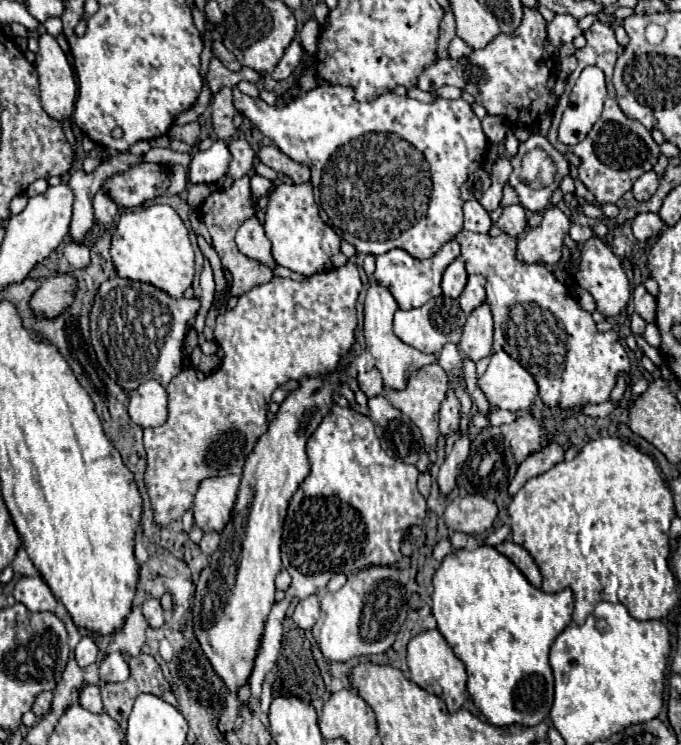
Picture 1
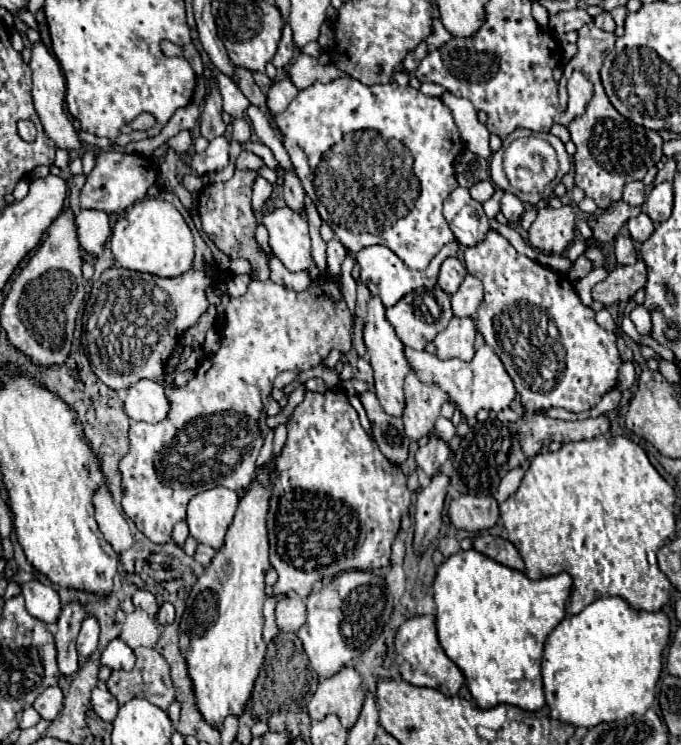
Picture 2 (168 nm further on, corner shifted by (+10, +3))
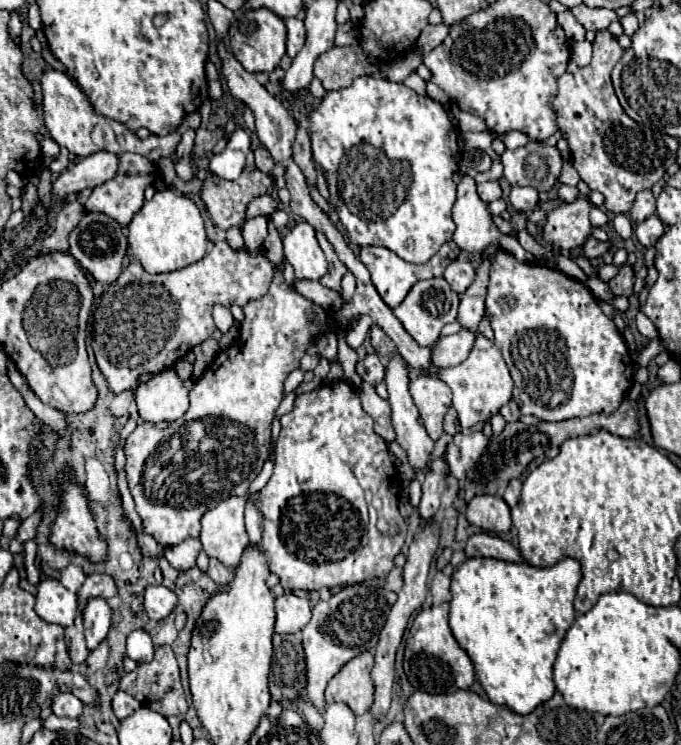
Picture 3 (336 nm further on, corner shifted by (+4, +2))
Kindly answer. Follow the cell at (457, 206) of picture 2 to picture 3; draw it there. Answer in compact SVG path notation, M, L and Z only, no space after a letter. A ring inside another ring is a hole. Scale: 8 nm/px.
M464 174L462 182L458 184L458 200L454 204L452 216L454 216L454 222L456 222L456 232L454 232L454 238L452 240L454 240L454 244L460 250L466 250L466 252L482 252L490 244L500 244L500 248L510 250L518 258L518 262L524 262L524 264L534 264L536 262L534 254L526 252L516 238L508 238L506 234L498 232L498 228L494 226L492 216L490 216L490 212L486 208L486 202L480 202L480 198L476 194L476 182L474 182L474 178L468 176L468 174Z

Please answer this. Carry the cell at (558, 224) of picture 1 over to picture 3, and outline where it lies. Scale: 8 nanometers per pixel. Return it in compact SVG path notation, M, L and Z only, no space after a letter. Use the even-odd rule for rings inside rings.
M586 198L554 208L544 226L544 240L564 250L580 248L592 234L590 208L592 206Z

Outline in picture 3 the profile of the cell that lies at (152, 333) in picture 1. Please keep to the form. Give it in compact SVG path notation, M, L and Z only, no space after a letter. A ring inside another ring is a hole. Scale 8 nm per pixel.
M226 240L214 242L212 250L202 260L168 274L148 274L138 262L130 262L120 274L120 278L106 288L98 308L94 310L94 354L102 374L108 380L110 390L114 394L120 394L124 390L136 390L142 374L146 372L158 374L166 368L172 368L178 358L186 356L188 350L192 350L192 346L202 344L214 334L216 330L216 324L212 320L214 304L230 308L232 304L246 306L252 300L260 300L268 292L272 276L274 264L264 256L262 250L250 254L246 246L230 248Z

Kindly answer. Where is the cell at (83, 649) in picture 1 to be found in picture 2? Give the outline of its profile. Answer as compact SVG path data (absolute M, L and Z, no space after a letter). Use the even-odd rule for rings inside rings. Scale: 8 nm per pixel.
M86 617L82 621L82 629L80 629L80 635L78 635L78 641L76 641L76 649L78 649L80 657L86 659L86 657L90 657L96 651L98 633L100 633L100 627L94 621L94 617Z

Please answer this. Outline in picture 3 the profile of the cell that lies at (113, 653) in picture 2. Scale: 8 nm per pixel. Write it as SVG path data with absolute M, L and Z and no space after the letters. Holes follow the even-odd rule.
M134 630L126 640L128 658L136 662L150 662L154 658L154 642L146 630Z

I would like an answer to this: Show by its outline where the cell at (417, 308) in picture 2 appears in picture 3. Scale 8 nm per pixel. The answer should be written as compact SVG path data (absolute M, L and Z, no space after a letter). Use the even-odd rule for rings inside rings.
M440 276L440 278L430 278L430 280L418 280L412 286L412 290L408 292L408 296L404 298L404 302L398 308L394 308L394 314L402 322L406 332L420 346L432 346L438 340L442 326L446 322L454 322L456 320L456 310L458 310L458 294Z

